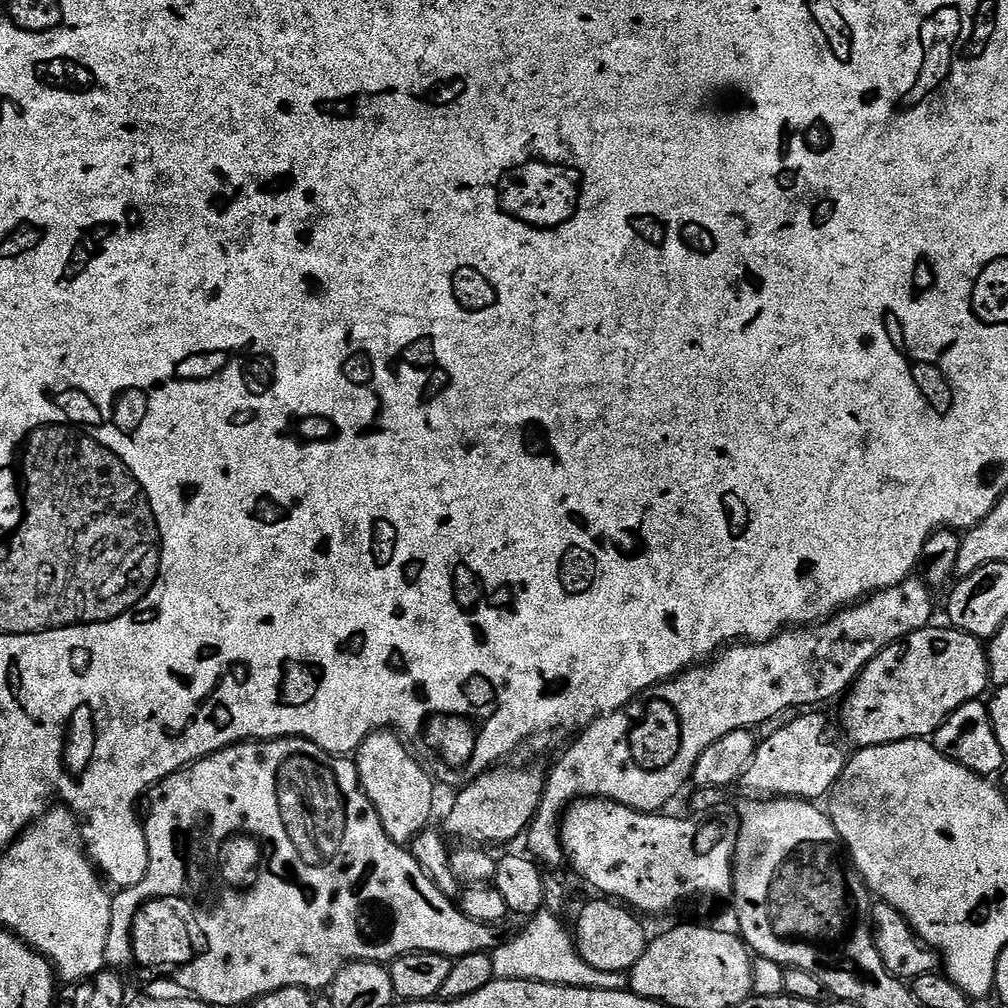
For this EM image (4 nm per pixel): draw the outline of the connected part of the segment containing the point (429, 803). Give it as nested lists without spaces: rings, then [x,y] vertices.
[[[381,730],[366,737],[354,753],[360,785],[374,810],[378,810],[386,834],[390,834],[395,844],[405,846],[411,845],[412,839],[429,827],[437,788],[429,769],[424,769],[408,751],[409,745],[395,731]]]

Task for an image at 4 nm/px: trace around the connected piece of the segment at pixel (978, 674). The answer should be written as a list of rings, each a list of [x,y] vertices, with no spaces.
[[[929,626],[886,646],[862,669],[843,697],[844,713],[840,720],[848,740],[857,749],[882,746],[890,742],[935,737],[946,718],[971,700],[981,699],[989,691],[990,673],[985,645],[976,636],[954,627]]]

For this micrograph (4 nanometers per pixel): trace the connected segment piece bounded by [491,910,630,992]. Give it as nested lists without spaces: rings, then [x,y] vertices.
[[[541,910],[527,921],[516,937],[505,939],[491,955],[494,977],[498,980],[533,980],[567,988],[593,988],[603,992],[622,992],[629,987],[628,972],[594,970],[576,948],[573,933],[555,912]]]

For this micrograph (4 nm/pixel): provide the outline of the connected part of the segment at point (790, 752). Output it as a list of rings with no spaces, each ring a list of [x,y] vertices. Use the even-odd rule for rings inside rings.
[[[808,710],[793,715],[796,717],[789,724],[781,723],[778,730],[767,733],[759,741],[754,758],[742,777],[742,784],[752,794],[820,802],[823,796],[825,799],[831,793],[844,769],[846,752],[836,744],[828,744],[828,720],[820,712],[823,711]]]

